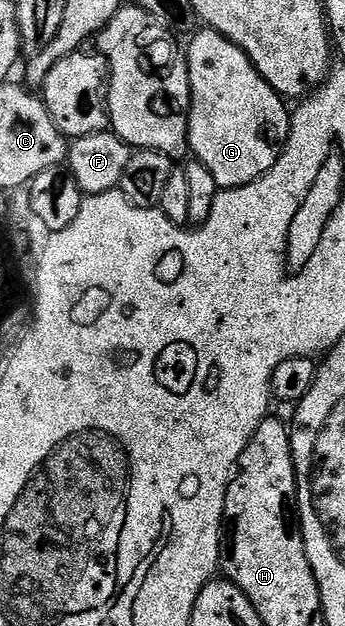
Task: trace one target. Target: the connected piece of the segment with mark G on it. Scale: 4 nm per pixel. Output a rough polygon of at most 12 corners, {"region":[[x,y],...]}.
{"region":[[222,33],[186,47],[188,146],[222,189],[282,153],[289,104]]}

